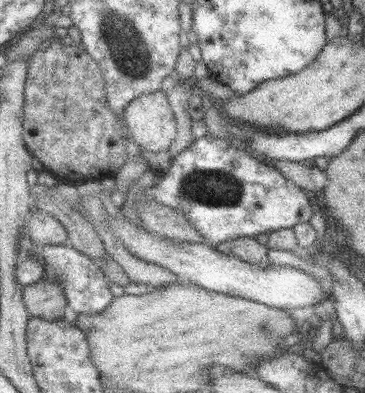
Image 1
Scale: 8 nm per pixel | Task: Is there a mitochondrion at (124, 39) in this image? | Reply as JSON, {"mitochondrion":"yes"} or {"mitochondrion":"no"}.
{"mitochondrion":"yes"}

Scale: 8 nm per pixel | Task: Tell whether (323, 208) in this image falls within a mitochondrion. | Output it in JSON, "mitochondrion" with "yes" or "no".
{"mitochondrion":"no"}

